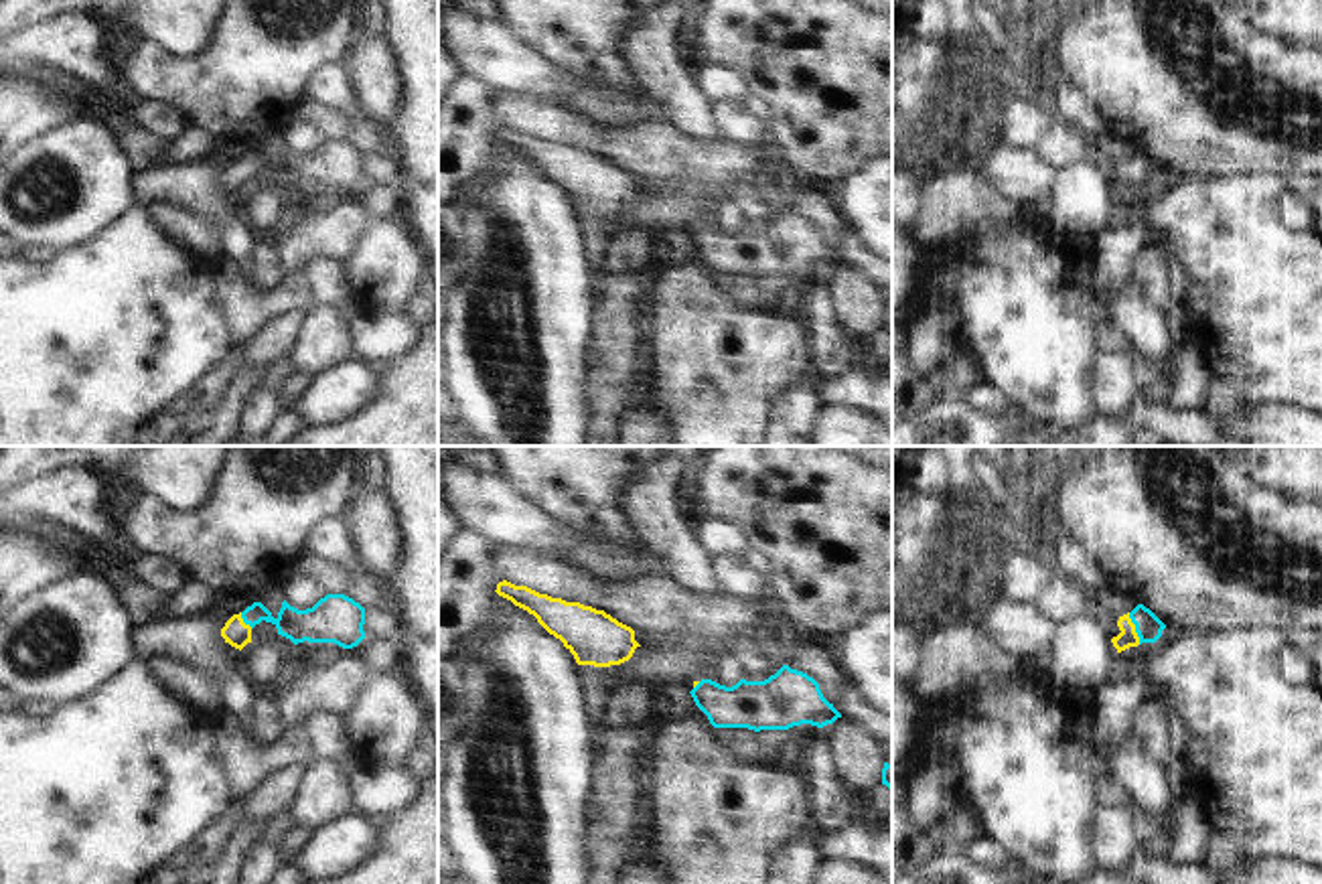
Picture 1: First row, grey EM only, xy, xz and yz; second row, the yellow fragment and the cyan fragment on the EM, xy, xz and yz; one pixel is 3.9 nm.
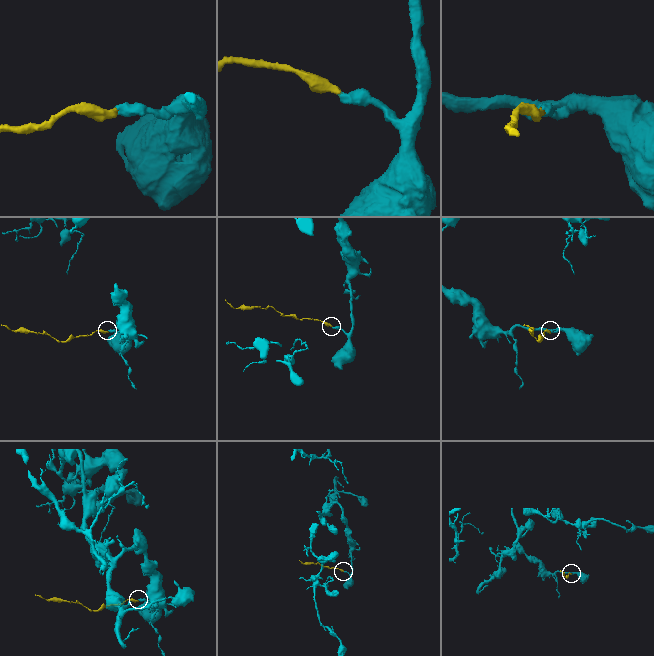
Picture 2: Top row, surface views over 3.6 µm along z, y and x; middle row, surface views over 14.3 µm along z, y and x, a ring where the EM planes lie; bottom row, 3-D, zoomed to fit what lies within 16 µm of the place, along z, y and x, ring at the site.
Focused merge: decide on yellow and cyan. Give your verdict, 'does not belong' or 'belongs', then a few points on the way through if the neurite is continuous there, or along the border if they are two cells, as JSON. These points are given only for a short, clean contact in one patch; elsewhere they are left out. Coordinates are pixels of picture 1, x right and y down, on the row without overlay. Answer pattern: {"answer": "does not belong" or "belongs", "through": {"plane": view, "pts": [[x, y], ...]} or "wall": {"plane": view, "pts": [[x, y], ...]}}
{"answer": "belongs", "through": {"plane": "yz", "pts": [[1128, 183], [1134, 175], [1148, 173]]}}

